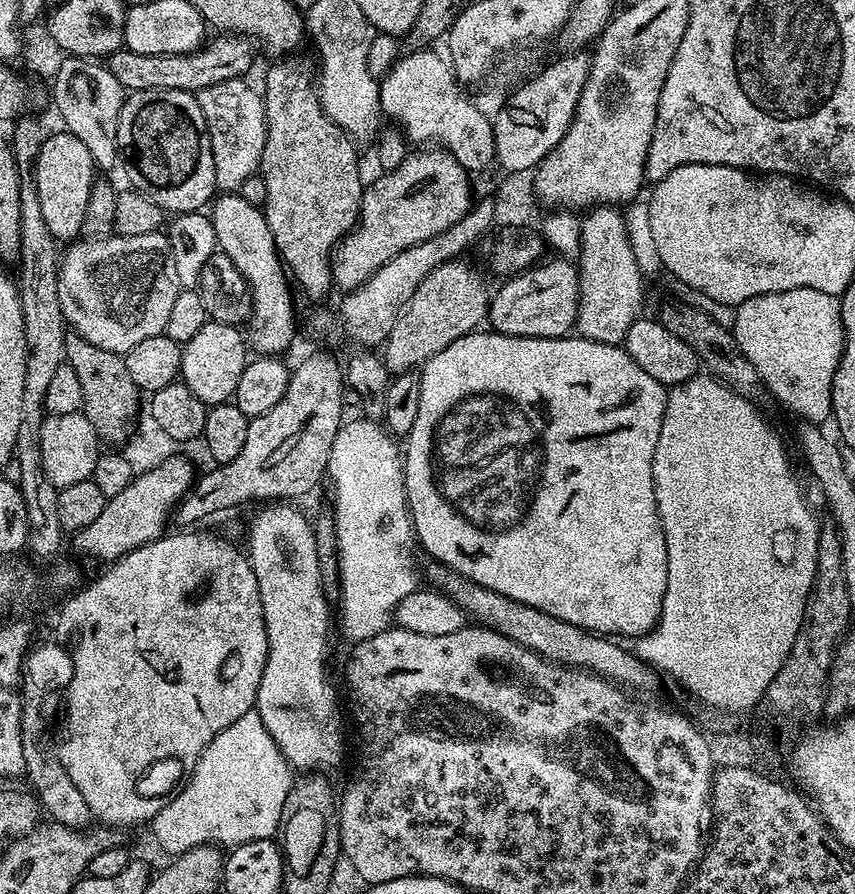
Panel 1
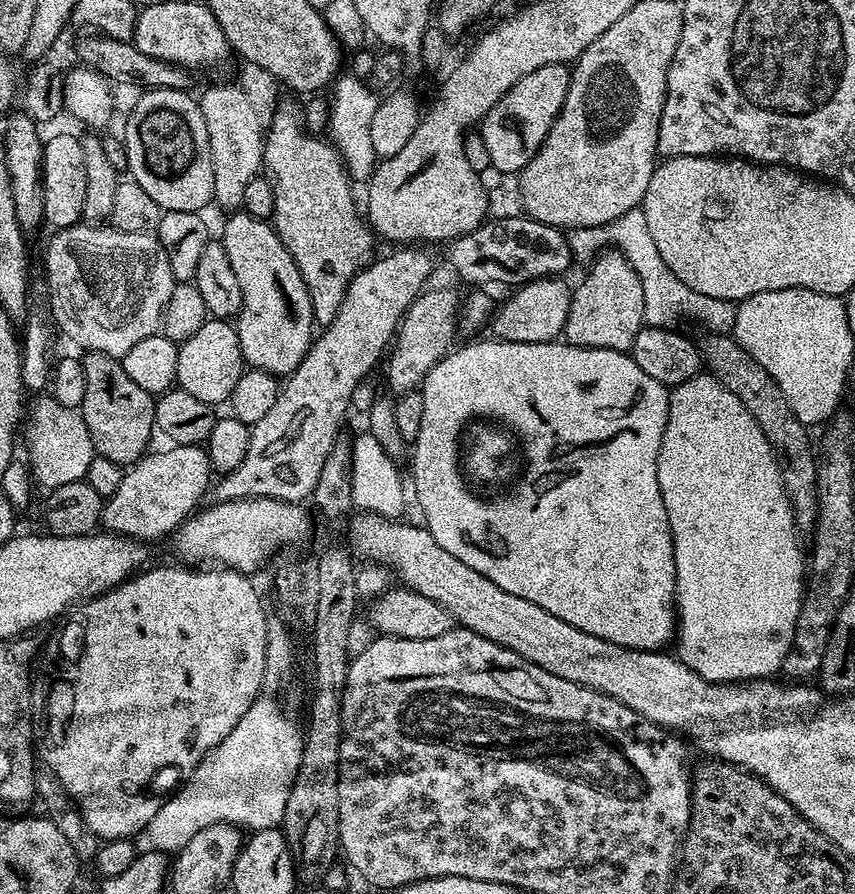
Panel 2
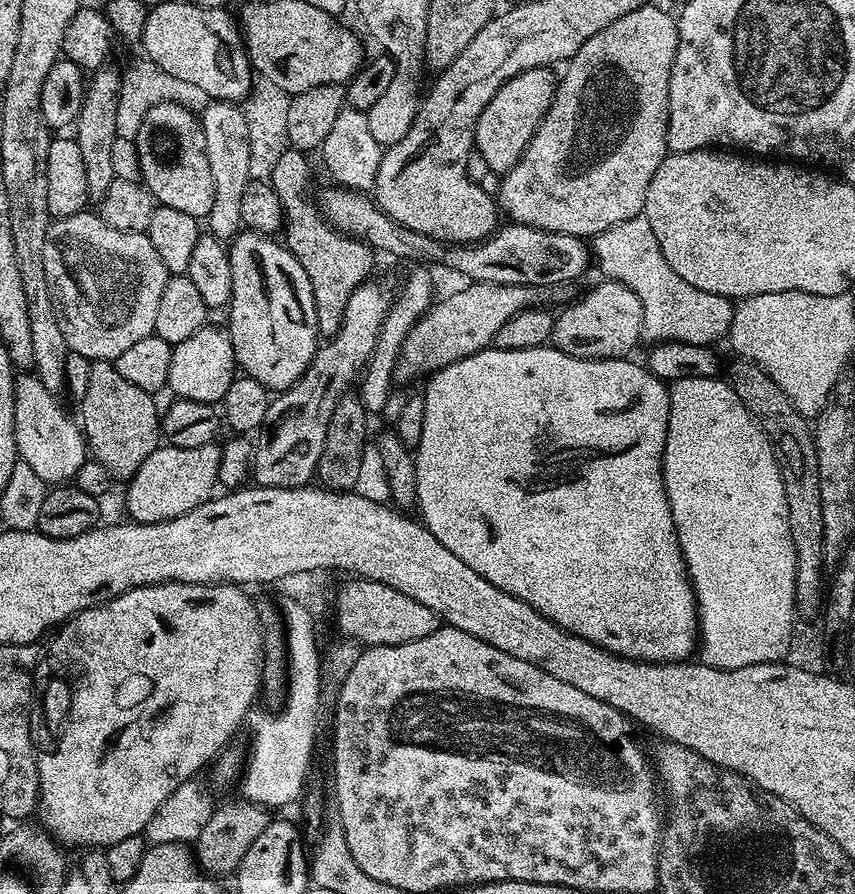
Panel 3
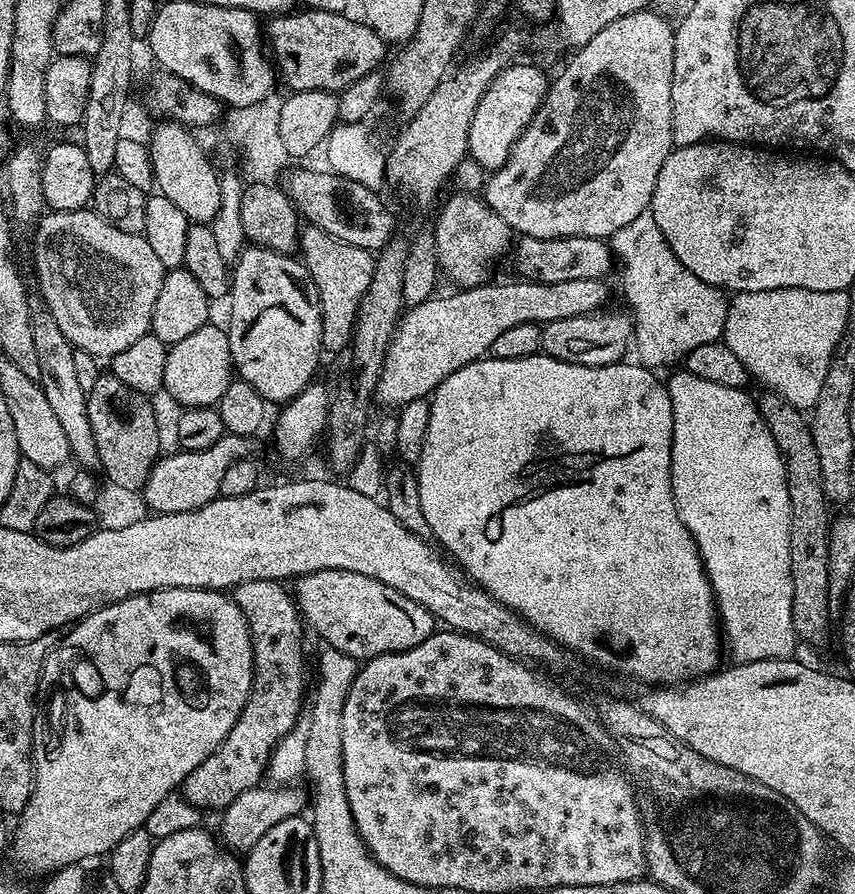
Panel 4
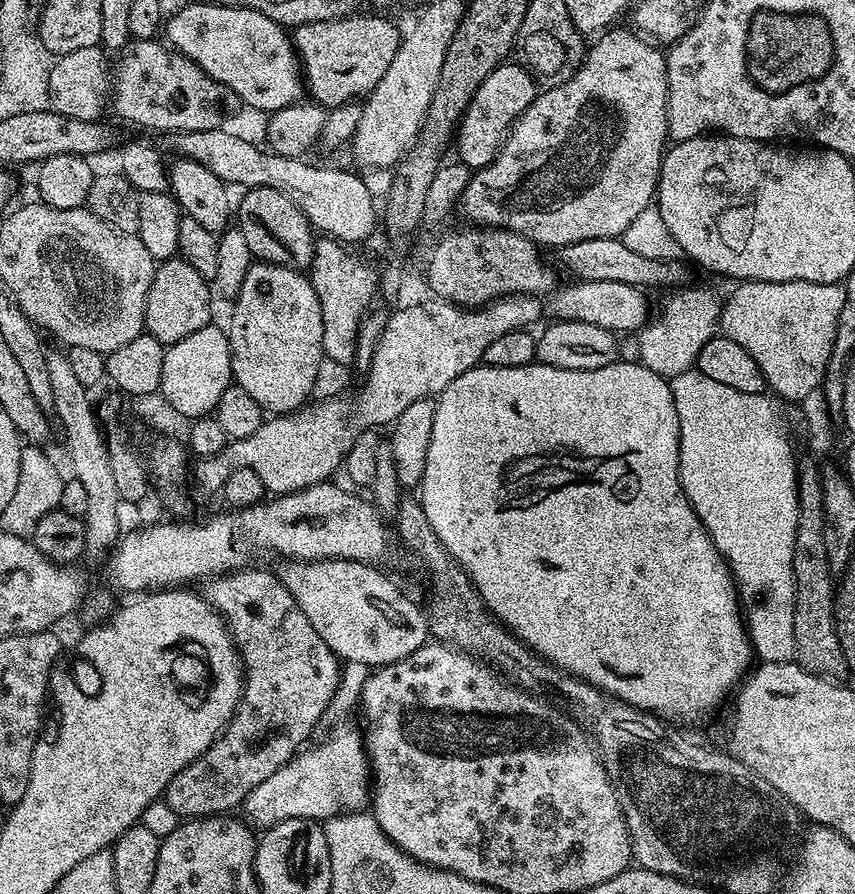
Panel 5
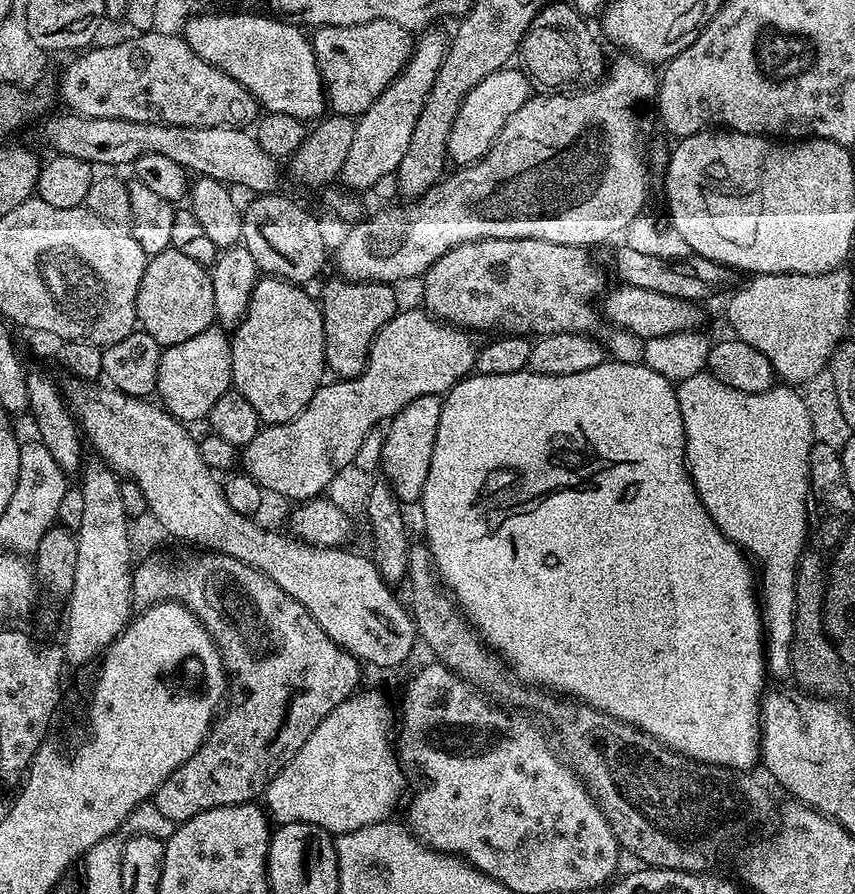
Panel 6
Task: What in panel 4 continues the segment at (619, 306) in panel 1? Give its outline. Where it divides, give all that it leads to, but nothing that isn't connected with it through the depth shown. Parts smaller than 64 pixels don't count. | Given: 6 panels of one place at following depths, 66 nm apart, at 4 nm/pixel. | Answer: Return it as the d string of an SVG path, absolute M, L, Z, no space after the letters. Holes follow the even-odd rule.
M601 310L599 312L591 312L590 314L582 314L574 318L558 318L558 322L550 322L543 325L540 330L540 352L550 358L558 358L562 362L574 362L578 366L610 366L611 364L621 363L625 359L624 356L630 345L633 343L633 317L627 311L624 312L608 312L609 310Z

